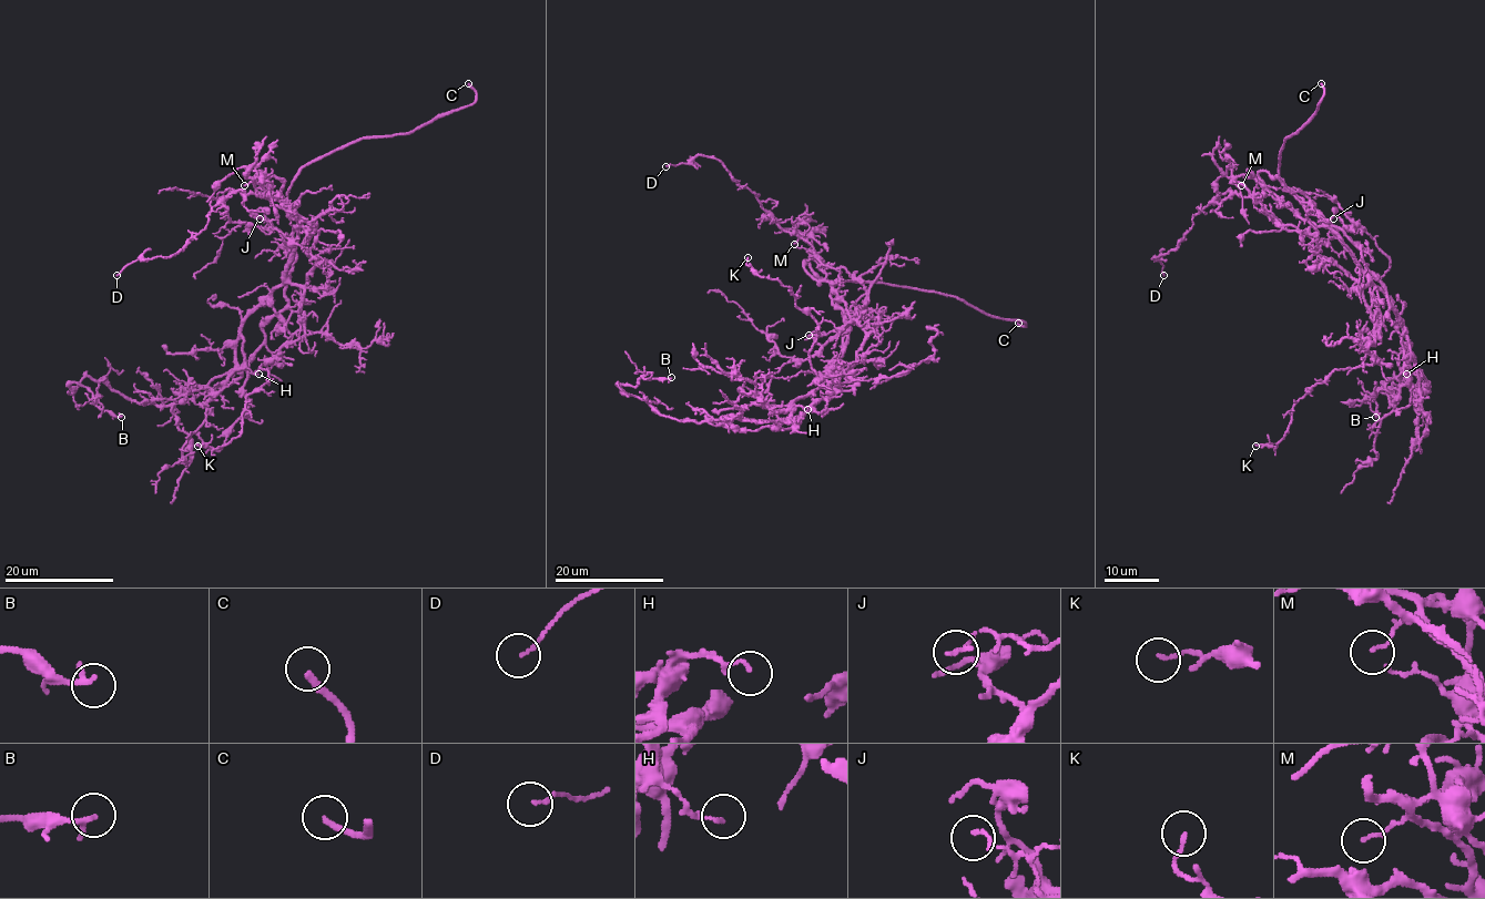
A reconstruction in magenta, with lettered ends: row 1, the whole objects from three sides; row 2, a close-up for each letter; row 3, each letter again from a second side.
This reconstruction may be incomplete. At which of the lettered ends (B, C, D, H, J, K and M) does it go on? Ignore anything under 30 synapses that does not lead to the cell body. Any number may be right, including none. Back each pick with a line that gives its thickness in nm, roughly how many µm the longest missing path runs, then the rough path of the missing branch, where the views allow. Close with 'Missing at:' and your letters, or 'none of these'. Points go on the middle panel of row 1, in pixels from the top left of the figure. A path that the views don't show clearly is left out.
C: 240 nm | 40 µm | (1018, 323), (944, 284), (914, 262), (881, 249), (862, 254), (858, 246)
Missing at: C

